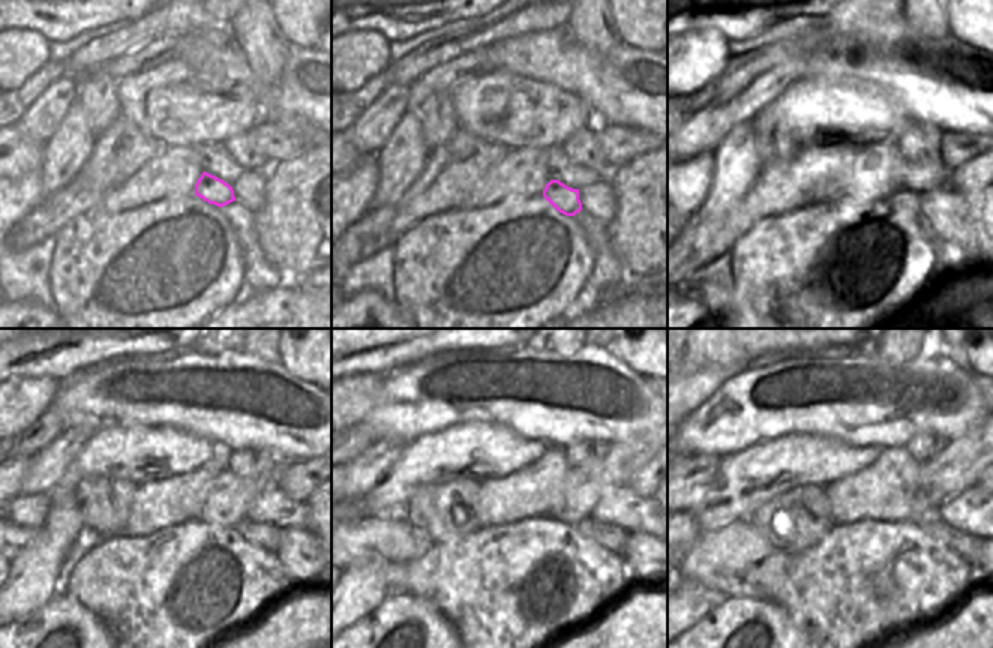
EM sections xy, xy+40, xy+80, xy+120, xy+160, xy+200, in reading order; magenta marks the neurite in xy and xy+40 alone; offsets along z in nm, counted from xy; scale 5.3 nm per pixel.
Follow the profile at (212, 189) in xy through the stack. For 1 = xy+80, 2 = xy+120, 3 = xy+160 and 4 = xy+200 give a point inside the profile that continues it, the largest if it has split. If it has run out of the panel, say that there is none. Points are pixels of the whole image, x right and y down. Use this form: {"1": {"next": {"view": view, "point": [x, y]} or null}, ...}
{"1": {"next": {"view": "xy+80", "point": [903, 201]}}, "2": {"next": {"view": "xy+120", "point": [267, 536]}}, "3": {"next": {"view": "xy+160", "point": [612, 537]}}, "4": {"next": {"view": "xy+200", "point": [968, 546]}}}

